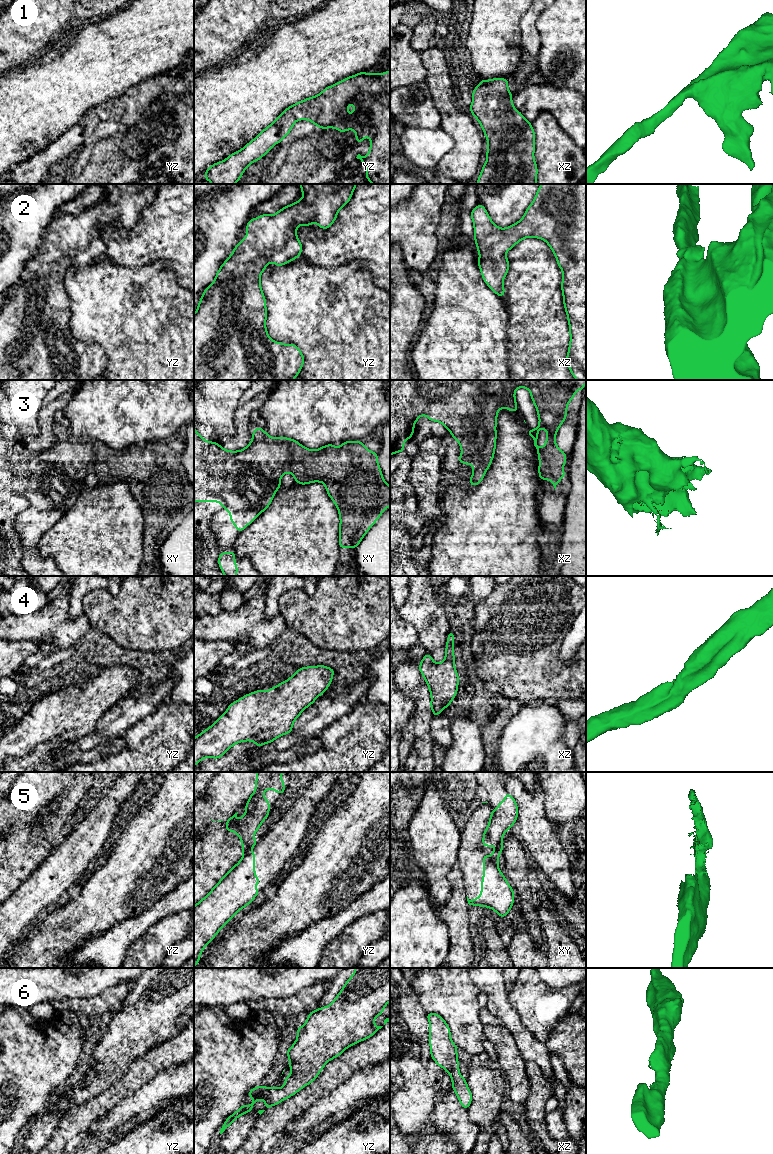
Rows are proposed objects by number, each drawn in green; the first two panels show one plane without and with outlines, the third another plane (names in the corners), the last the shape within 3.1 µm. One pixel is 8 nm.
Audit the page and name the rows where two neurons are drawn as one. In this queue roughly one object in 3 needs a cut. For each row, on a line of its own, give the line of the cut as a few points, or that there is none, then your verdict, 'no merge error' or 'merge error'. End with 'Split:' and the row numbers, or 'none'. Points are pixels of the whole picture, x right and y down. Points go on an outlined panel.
1: cut none; no merge error
2: cut none; no merge error
3: cut none; no merge error
4: cut none; no merge error
5: cut xy (490, 856), (497, 865); merge error
6: cut none; no merge error
Split: 5

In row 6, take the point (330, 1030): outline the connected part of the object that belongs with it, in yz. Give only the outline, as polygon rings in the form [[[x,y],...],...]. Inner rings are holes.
[[[355,968],[353,975],[346,981],[334,1001],[328,1006],[310,1012],[306,1023],[297,1027],[297,1039],[285,1053],[290,1058],[288,1065],[292,1071],[289,1076],[285,1077],[285,1084],[281,1088],[259,1085],[251,1089],[247,1097],[253,1098],[252,1103],[248,1106],[242,1104],[235,1113],[226,1119],[219,1133],[222,1134],[239,1116],[251,1112],[253,1105],[259,1099],[263,1099],[265,1102],[265,1109],[258,1111],[261,1115],[267,1108],[293,1096],[313,1082],[327,1062],[340,1056],[349,1046],[374,1035],[383,1027],[375,1026],[374,1019],[382,1014],[389,1001],[390,968]]]

